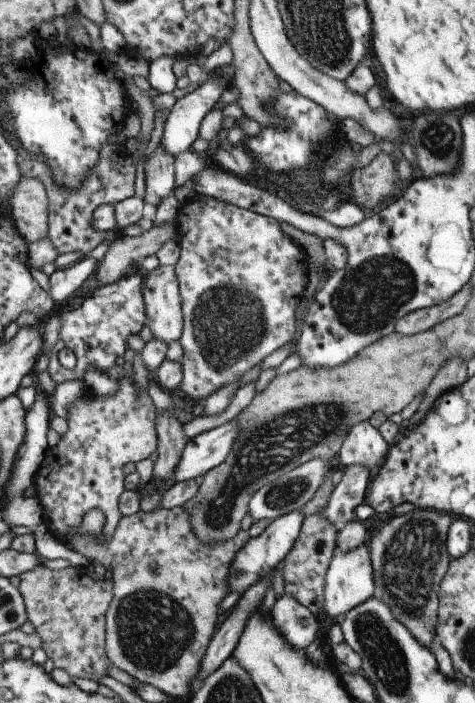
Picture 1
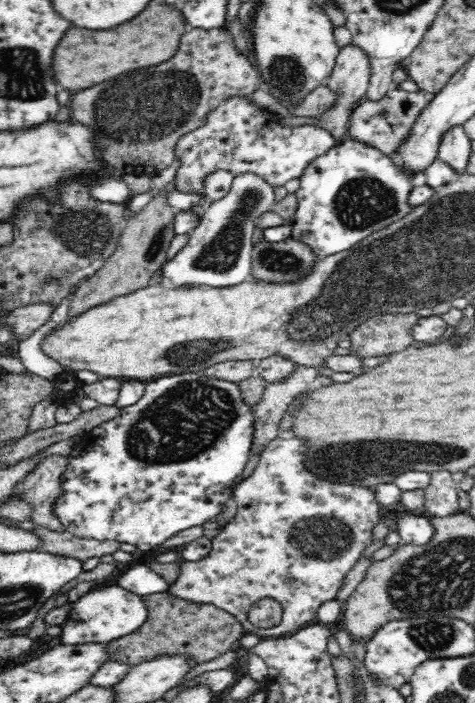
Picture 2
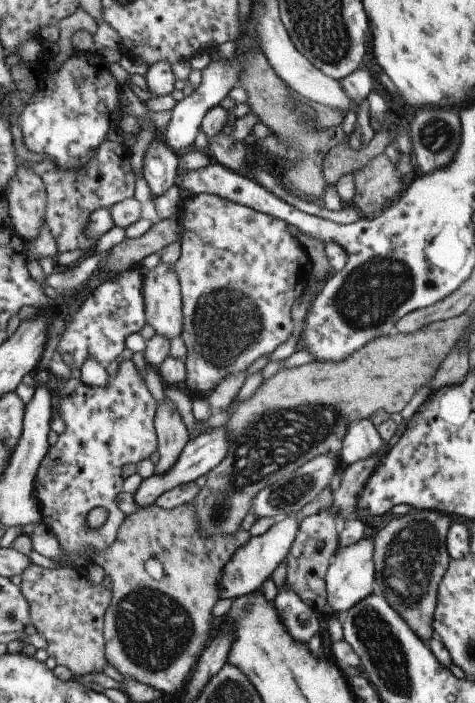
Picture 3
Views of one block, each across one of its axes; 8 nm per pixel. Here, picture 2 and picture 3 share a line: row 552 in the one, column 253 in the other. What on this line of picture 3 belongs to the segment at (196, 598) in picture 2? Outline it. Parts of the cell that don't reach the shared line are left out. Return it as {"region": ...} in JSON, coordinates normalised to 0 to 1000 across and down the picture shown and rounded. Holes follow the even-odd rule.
{"region":[[[419,275],[400,277],[381,284],[377,296],[377,313],[383,319],[383,331],[379,341],[379,363],[366,377],[377,410],[379,428],[383,441],[383,468],[379,479],[385,489],[392,492],[394,501],[385,509],[392,533],[385,549],[396,560],[406,562],[440,562],[465,539],[480,532],[516,526],[539,509],[556,504],[575,501],[587,489],[592,489],[613,474],[623,468],[611,451],[611,441],[617,428],[638,415],[648,407],[648,395],[655,393],[655,370],[640,353],[621,341],[611,331],[606,320],[594,313],[575,310],[552,302],[541,302],[522,293],[512,293],[484,284],[474,284],[463,279],[436,275]]]}

